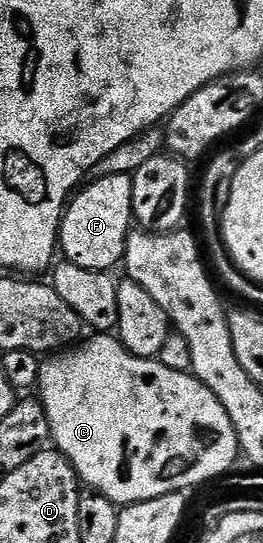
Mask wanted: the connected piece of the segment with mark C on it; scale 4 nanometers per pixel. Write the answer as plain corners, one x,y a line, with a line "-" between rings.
97,332
92,336
94,338
87,339
88,337
86,337
80,344
46,357
41,364
41,381
39,383
39,391
41,390
39,401
47,412
52,445
73,465
78,479
84,485
86,482
89,485
86,487
90,491
102,494
107,500
124,508
133,506
137,502
155,500
159,496
189,492
192,486
201,486
204,482
209,482
212,478
227,473
236,464
241,445
237,439
235,428
231,424
231,416
227,416
223,404
219,404
219,400
200,380
194,378
192,373
175,372
171,368
167,368
156,357
140,358
135,356
123,345
120,338
112,333

